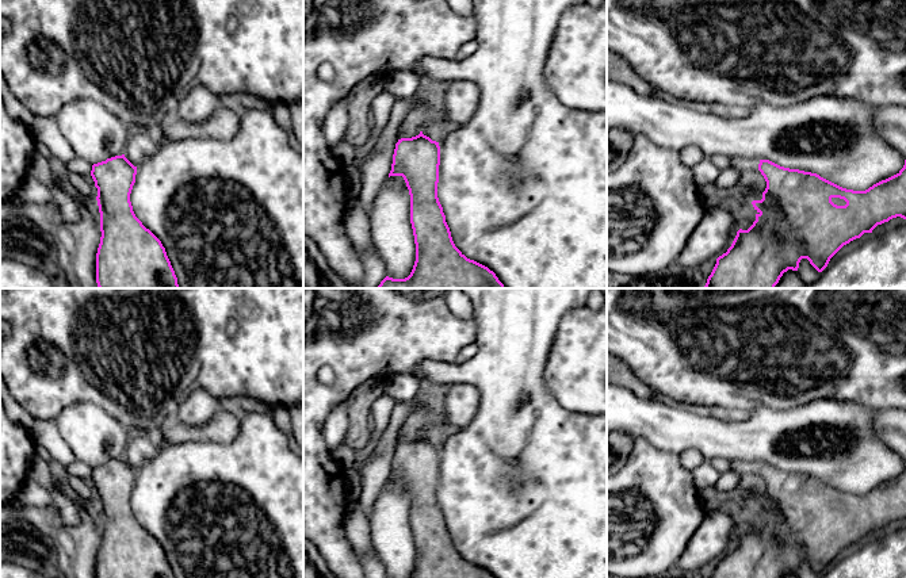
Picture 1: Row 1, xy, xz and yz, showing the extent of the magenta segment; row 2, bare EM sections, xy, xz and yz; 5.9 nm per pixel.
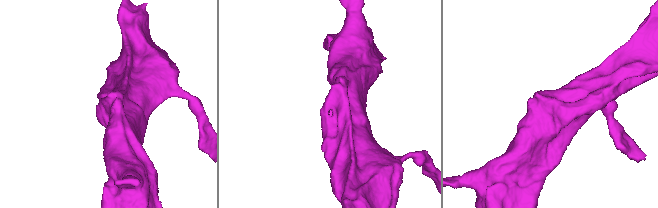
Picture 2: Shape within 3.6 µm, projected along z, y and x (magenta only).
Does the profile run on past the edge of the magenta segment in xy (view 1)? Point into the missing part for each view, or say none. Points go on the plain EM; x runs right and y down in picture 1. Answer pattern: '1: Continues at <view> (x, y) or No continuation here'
1: No continuation here

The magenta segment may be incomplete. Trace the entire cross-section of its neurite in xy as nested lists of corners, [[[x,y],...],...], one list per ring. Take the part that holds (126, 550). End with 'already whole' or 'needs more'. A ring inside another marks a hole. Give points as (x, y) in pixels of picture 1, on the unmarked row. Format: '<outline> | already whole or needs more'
[[[125,458],[92,468],[91,479],[98,491],[100,547],[96,556],[96,578],[175,578],[161,544],[135,520],[130,497],[137,470]]] | already whole

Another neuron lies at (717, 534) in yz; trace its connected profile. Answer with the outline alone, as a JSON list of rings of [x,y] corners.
[[[720,509],[706,512],[685,551],[677,560],[683,570],[697,573],[707,563],[718,562],[731,550],[738,532],[731,516]]]

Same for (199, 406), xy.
[[[196,388],[179,406],[175,420],[188,425],[204,424],[219,410],[221,399]]]

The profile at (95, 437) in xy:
[[[91,402],[64,409],[54,421],[74,459],[92,468],[125,458],[126,444],[133,433]]]

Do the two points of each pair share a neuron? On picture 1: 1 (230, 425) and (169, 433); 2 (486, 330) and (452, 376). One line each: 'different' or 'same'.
1: same
2: same

